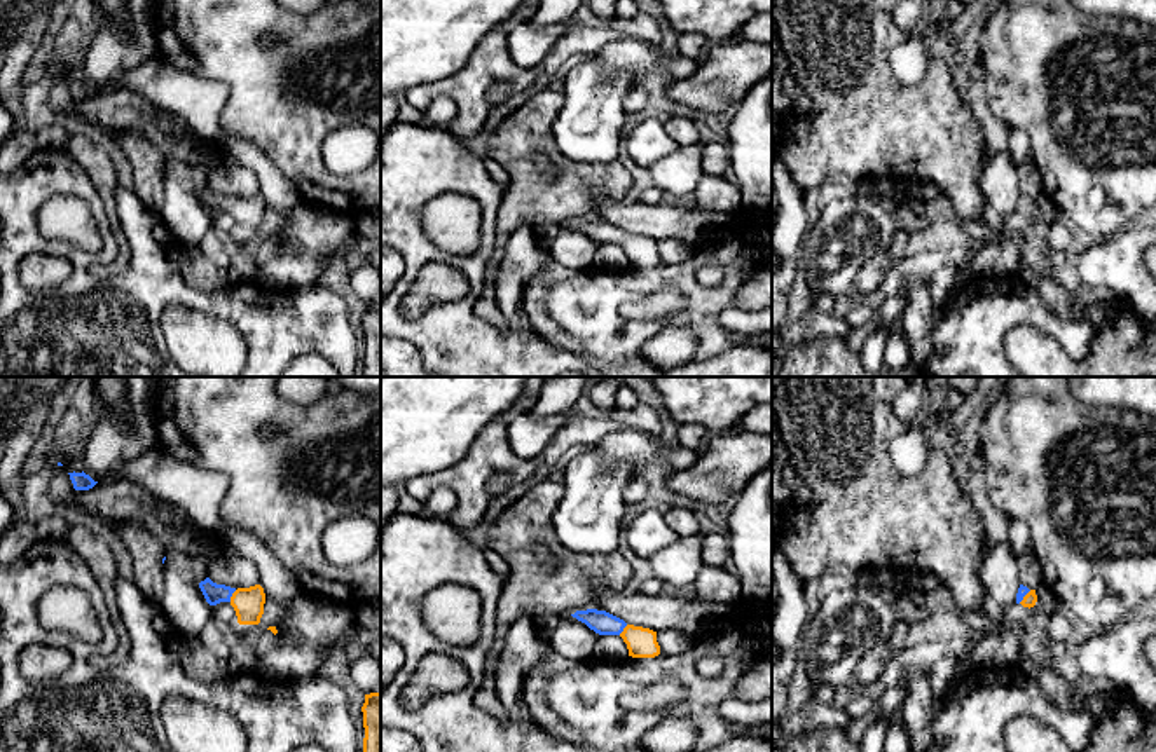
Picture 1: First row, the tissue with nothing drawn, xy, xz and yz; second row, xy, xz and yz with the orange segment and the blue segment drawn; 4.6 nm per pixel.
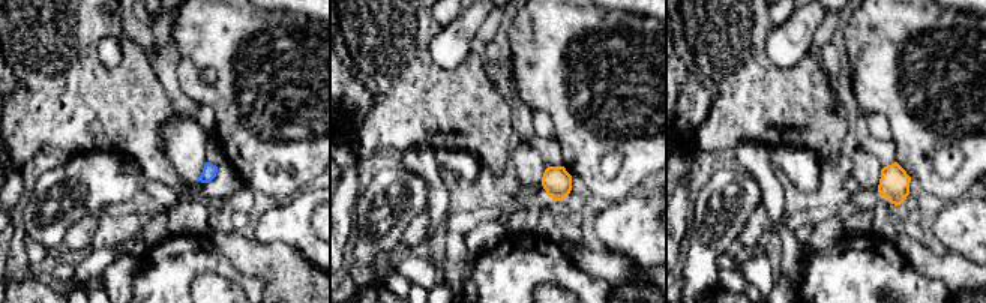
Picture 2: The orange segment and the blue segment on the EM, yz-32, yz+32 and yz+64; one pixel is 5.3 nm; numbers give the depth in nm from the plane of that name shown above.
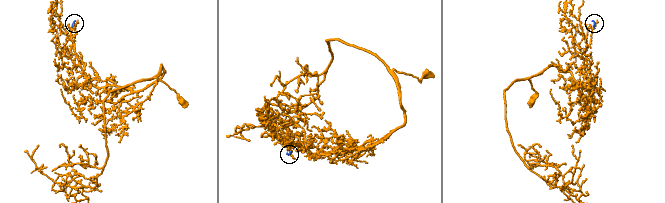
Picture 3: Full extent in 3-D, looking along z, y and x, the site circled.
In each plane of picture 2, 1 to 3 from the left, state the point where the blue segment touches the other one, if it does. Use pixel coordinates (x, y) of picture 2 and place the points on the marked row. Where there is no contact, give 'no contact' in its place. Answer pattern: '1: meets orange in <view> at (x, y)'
1: no contact
2: no contact
3: no contact

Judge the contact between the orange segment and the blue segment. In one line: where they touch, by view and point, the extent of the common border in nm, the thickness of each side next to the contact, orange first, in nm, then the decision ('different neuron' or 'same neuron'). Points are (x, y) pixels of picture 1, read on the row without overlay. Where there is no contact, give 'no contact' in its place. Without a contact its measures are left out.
xy (233, 205) | 70 nm | 140/90 nm | same neuron

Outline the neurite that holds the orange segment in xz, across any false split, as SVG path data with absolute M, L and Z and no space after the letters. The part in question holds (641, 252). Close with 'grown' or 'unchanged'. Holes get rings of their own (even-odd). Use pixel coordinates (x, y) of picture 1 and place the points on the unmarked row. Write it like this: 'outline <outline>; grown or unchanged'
outline M597 218L576 220L571 223L599 244L620 244L632 267L655 267L660 263L657 241L627 234L623 229Z; grown

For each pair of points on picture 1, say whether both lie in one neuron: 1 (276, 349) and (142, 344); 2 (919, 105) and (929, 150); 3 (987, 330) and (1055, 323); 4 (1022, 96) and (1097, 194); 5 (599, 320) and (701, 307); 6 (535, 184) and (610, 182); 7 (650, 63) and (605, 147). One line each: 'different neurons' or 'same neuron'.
1: same neuron
2: same neuron
3: same neuron
4: different neurons
5: same neuron
6: same neuron
7: same neuron

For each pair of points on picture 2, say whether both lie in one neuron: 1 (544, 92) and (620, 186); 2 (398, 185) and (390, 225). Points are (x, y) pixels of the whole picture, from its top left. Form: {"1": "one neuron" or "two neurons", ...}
{"1": "one neuron", "2": "one neuron"}

